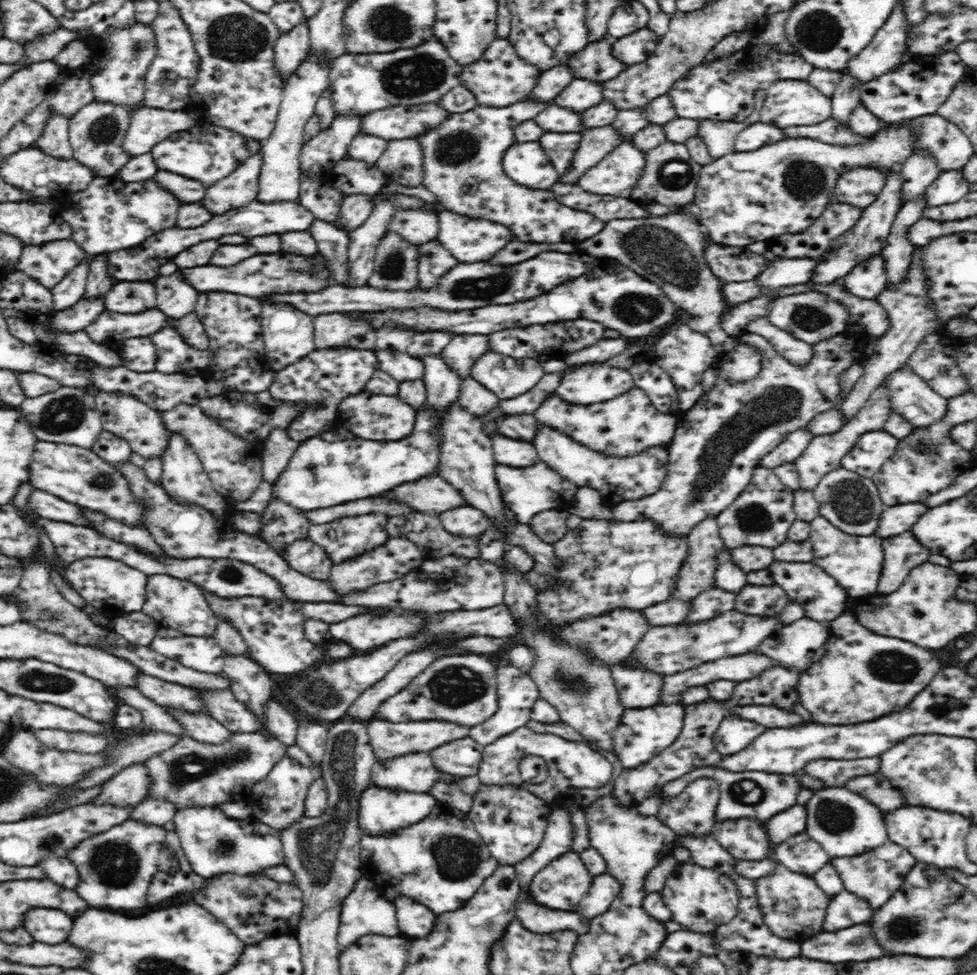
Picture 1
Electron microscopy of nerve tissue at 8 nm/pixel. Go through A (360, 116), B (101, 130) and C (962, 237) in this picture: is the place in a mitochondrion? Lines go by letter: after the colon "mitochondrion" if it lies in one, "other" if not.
A: other
B: mitochondrion
C: other

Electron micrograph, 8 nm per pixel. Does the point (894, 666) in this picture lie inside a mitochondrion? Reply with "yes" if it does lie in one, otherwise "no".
yes

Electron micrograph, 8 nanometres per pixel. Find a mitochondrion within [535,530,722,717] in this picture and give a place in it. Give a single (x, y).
(577, 683)

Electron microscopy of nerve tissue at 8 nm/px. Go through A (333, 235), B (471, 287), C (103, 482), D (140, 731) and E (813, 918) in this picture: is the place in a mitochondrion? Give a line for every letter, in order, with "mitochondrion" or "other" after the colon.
A: other
B: mitochondrion
C: mitochondrion
D: other
E: other

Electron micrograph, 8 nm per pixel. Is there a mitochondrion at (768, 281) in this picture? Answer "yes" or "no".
no

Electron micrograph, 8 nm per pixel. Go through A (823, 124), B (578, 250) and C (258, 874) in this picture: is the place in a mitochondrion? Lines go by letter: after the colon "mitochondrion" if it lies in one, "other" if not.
A: other
B: other
C: other

